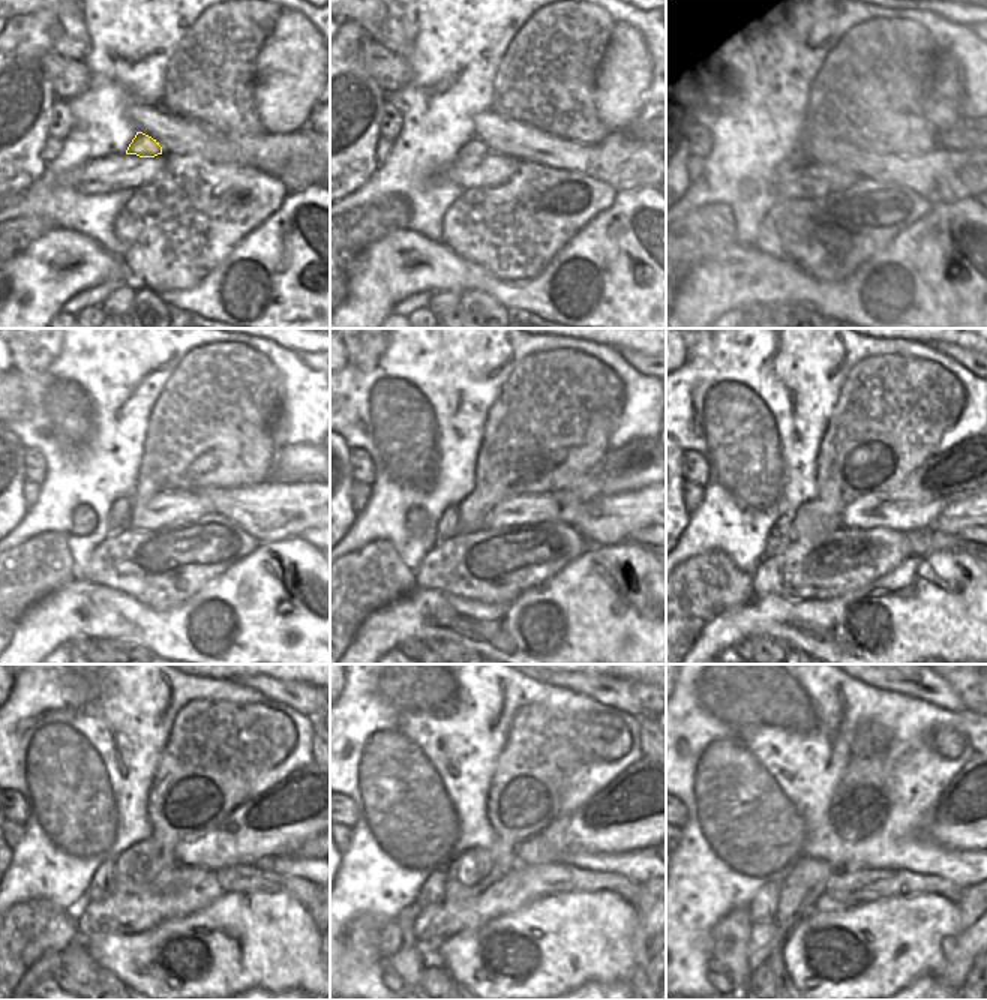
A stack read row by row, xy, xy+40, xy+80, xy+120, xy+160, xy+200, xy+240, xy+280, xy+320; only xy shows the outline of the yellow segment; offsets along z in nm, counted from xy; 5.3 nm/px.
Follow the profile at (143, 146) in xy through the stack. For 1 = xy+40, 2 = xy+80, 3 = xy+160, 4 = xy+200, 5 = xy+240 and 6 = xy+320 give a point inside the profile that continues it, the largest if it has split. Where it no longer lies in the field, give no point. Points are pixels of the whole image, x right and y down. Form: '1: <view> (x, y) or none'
1: xy+40 (476, 147)
2: xy+80 (794, 168)
3: xy+160 (449, 520)
4: xy+200 (780, 534)
5: xy+240 (102, 880)
6: xy+320 (762, 907)

